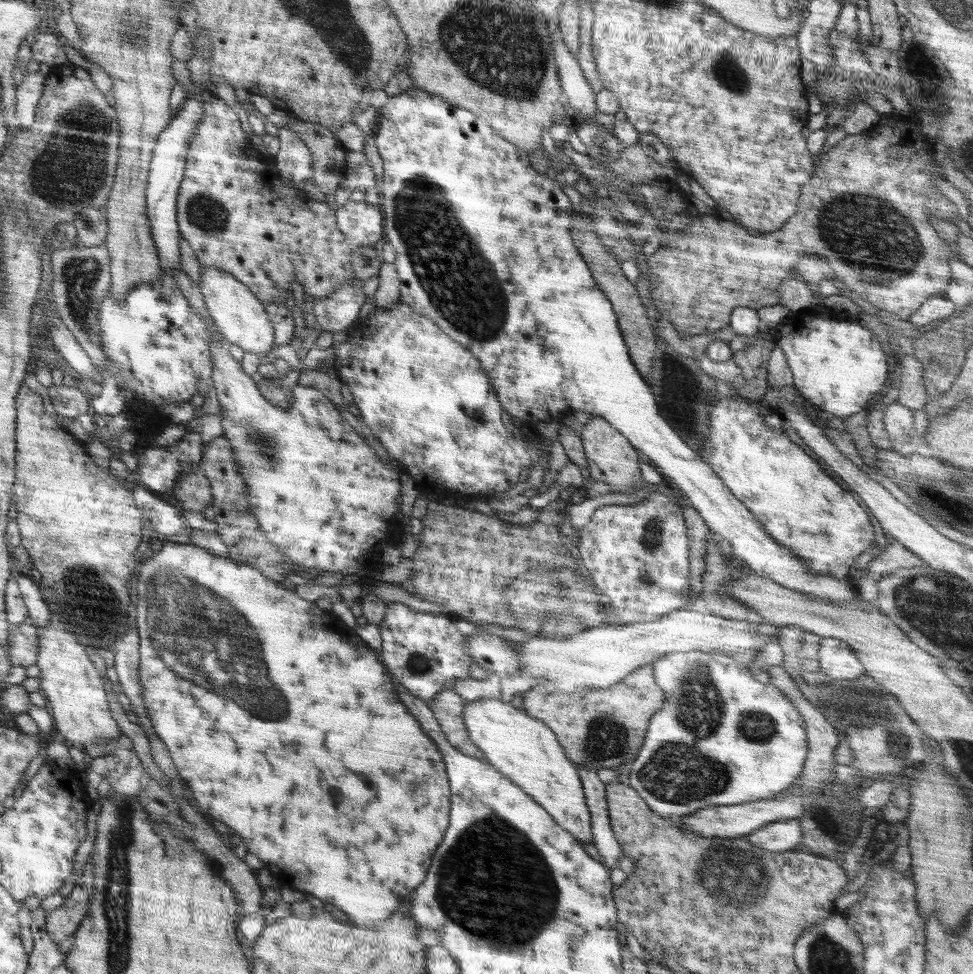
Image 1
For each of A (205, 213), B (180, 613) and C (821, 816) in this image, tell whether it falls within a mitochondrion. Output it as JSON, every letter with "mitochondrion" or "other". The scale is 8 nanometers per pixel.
{"A":"mitochondrion","B":"mitochondrion","C":"mitochondrion"}

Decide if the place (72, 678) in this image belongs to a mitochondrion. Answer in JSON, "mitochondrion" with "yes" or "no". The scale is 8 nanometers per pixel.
{"mitochondrion":"no"}

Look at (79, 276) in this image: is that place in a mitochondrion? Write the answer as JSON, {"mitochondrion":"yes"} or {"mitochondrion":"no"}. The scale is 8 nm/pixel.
{"mitochondrion":"yes"}

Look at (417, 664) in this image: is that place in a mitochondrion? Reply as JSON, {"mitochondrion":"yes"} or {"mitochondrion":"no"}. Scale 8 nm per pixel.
{"mitochondrion":"yes"}

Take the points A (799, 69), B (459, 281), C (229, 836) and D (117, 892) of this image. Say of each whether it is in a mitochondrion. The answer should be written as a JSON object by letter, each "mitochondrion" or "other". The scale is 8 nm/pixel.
{"A":"other","B":"mitochondrion","C":"other","D":"mitochondrion"}

